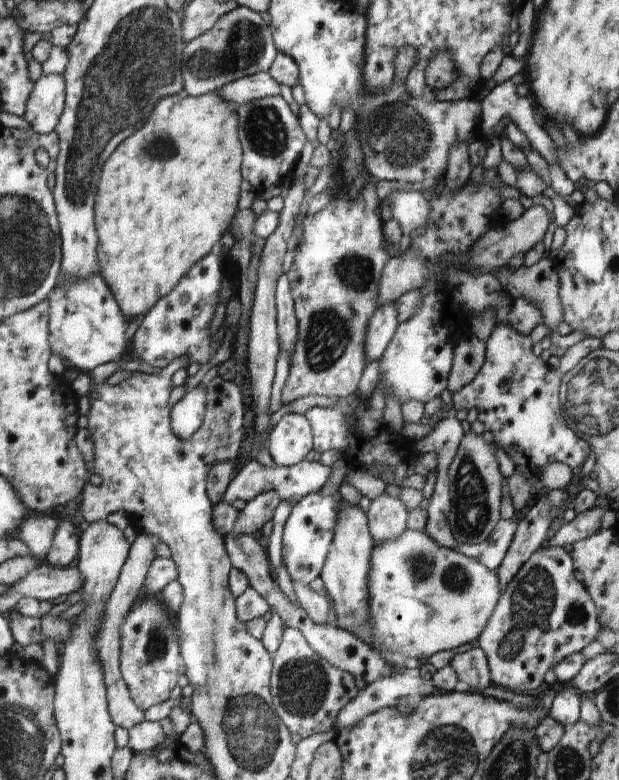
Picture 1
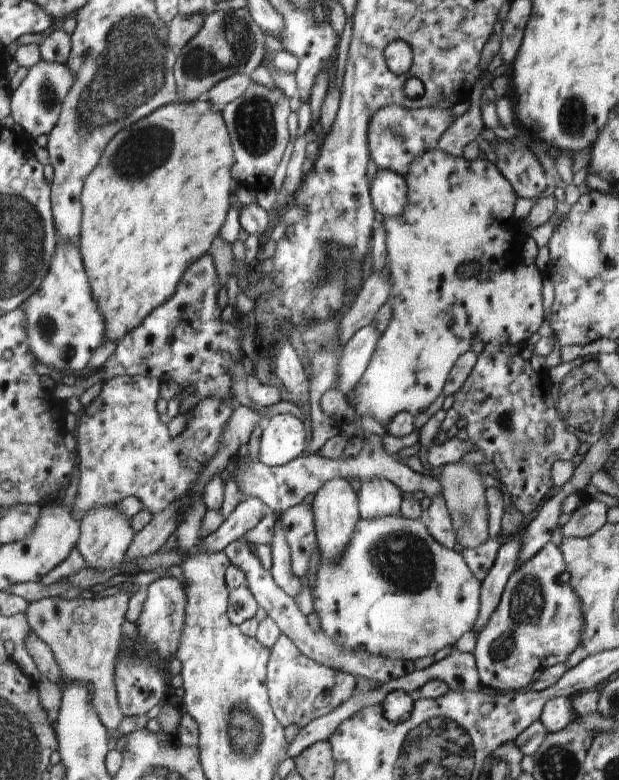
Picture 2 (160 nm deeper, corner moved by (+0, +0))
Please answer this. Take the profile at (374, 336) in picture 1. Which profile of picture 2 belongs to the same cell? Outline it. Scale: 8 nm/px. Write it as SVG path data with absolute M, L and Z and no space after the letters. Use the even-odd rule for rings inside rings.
M370 322L368 326L364 326L358 330L348 343L344 345L342 356L340 356L340 366L338 366L338 380L336 380L336 390L346 394L353 390L360 382L360 378L364 376L374 350L380 342L382 332L378 332L376 324Z

